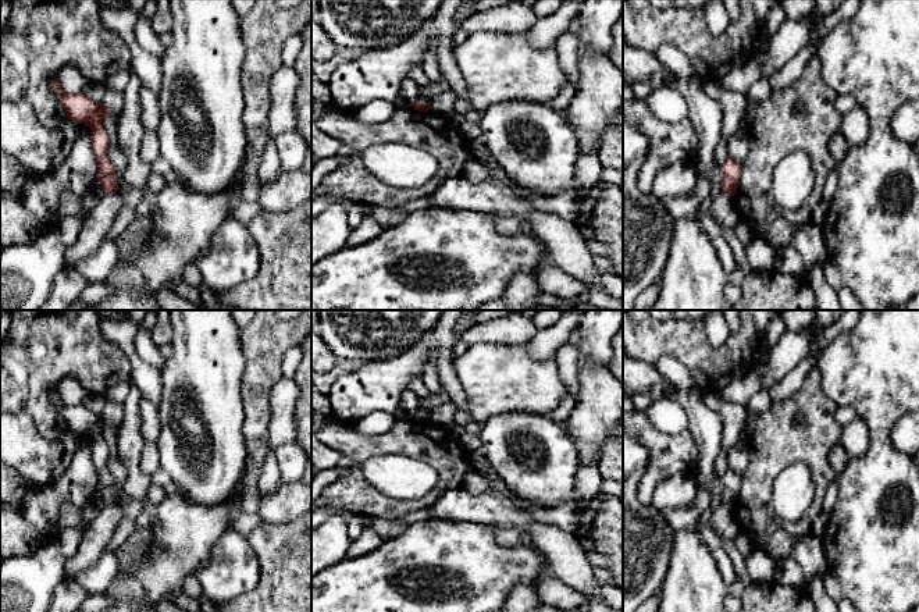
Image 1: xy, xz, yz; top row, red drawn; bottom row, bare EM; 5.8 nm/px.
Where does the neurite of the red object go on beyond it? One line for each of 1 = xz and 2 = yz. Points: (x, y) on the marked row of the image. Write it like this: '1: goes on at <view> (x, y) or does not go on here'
1: does not go on here
2: does not go on here

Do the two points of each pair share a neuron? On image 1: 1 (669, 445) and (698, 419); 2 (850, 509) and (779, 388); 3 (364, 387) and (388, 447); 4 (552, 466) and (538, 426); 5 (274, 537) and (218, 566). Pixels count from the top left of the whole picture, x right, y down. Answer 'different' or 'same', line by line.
1: different
2: different
3: different
4: same
5: different

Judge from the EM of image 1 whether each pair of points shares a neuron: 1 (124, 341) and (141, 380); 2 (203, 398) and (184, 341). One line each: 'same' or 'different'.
1: same
2: same

